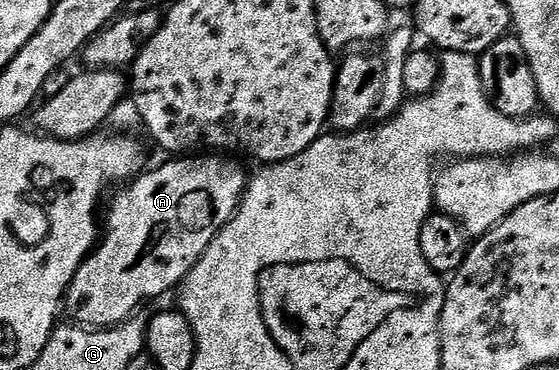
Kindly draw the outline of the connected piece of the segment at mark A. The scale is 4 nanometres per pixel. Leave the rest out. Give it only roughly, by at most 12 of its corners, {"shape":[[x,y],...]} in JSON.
{"shape":[[180,156],[108,210],[66,306],[117,326],[175,291],[246,174]]}

